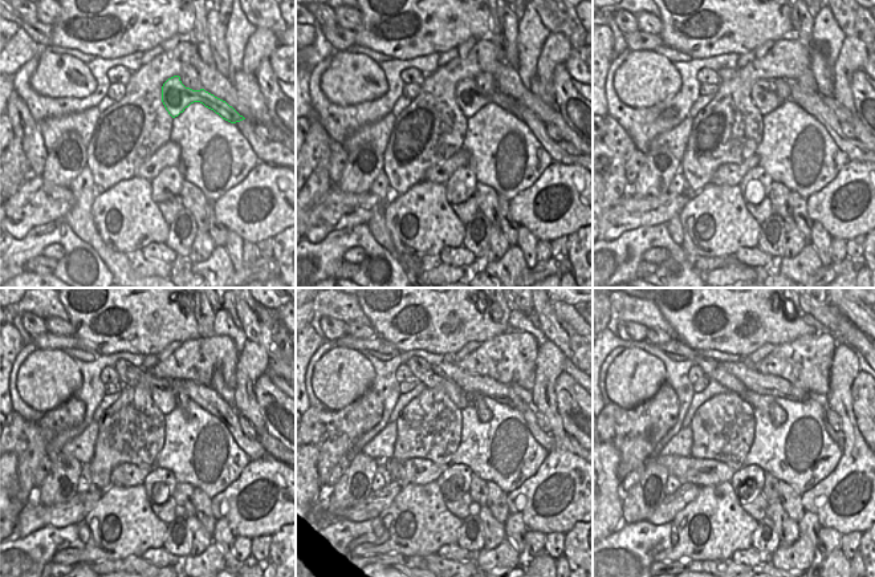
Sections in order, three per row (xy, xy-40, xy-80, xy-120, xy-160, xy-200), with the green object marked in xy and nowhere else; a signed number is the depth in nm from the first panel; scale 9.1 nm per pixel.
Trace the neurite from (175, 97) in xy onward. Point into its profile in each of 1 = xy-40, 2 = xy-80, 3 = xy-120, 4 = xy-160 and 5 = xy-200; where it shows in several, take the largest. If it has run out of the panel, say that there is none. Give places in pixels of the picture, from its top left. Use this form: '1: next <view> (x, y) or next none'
1: next xy-40 (469, 100)
2: next xy-80 (762, 96)
3: next xy-120 (162, 393)
4: next xy-160 (422, 370)
5: next xy-200 (713, 369)

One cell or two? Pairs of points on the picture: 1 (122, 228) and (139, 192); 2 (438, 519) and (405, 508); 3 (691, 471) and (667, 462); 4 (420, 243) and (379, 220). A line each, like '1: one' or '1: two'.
1: one
2: one
3: one
4: two

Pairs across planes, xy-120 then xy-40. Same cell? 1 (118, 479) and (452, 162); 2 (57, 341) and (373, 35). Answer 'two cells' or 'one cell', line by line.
1: one cell
2: two cells

